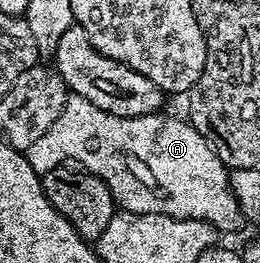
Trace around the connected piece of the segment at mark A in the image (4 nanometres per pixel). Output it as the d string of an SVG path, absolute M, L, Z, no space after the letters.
M67 95L64 110L60 110L60 118L52 122L44 136L62 136L58 144L62 144L62 148L70 148L70 160L66 156L50 156L50 160L46 160L46 172L73 162L94 176L99 176L108 186L115 205L125 212L164 214L181 220L206 221L221 233L236 231L242 224L241 201L229 185L226 165L189 119L177 120L174 116L162 115L153 112L147 116L117 116L100 110L100 106L92 106L88 98Z

